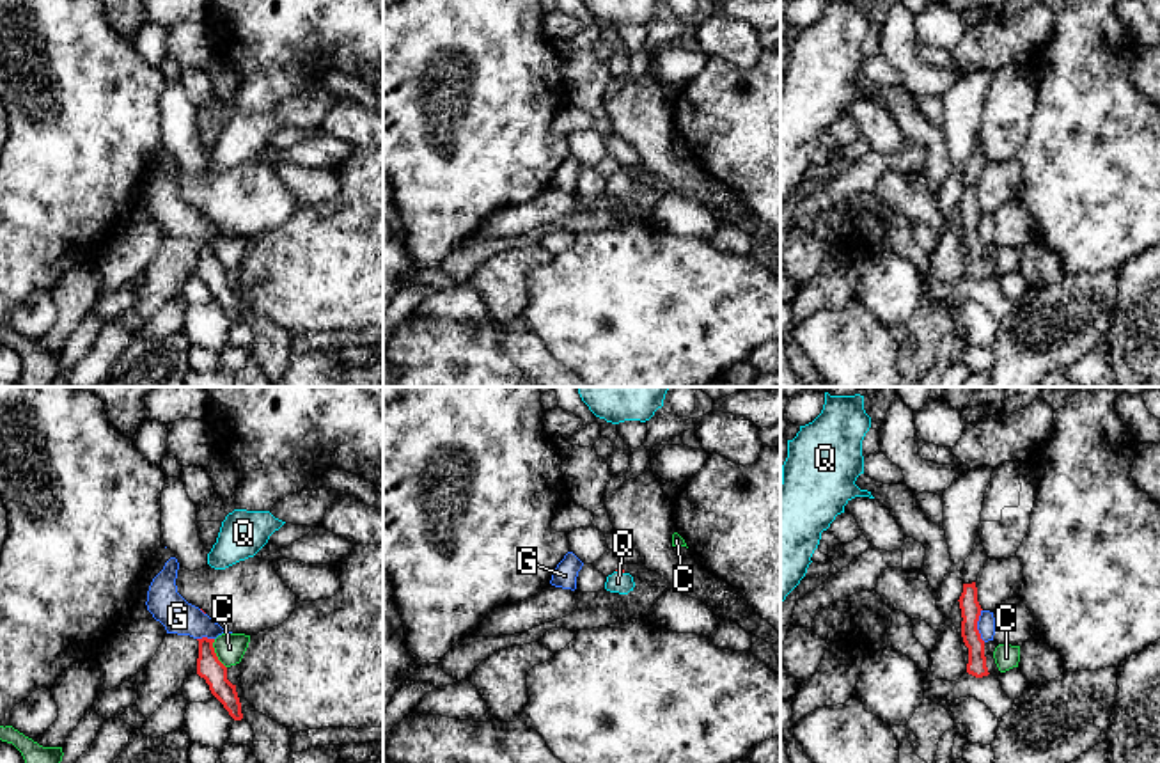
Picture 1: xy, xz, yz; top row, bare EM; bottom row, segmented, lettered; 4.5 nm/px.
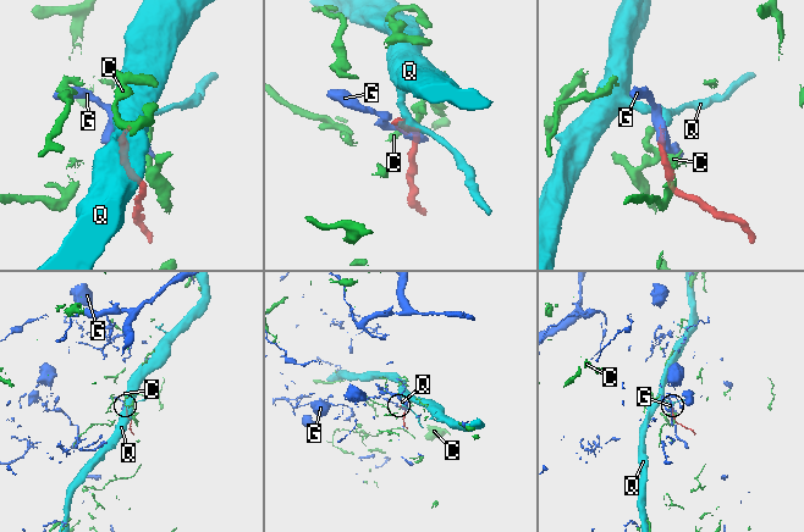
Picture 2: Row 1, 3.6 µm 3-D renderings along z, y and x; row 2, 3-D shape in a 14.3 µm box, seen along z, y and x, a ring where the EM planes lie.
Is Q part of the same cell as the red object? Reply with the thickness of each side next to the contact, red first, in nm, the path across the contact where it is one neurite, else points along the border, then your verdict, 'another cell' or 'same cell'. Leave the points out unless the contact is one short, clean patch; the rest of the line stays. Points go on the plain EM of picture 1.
calibres 30 and 100 nm; way xz (619, 173), (619, 174), (618, 185); same cell

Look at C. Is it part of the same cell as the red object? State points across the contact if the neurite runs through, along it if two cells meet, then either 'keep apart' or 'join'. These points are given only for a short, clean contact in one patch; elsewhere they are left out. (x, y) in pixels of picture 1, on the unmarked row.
border xy (213, 242), (217, 261), (226, 270); keep apart

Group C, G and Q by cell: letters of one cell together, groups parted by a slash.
C / G / Q

